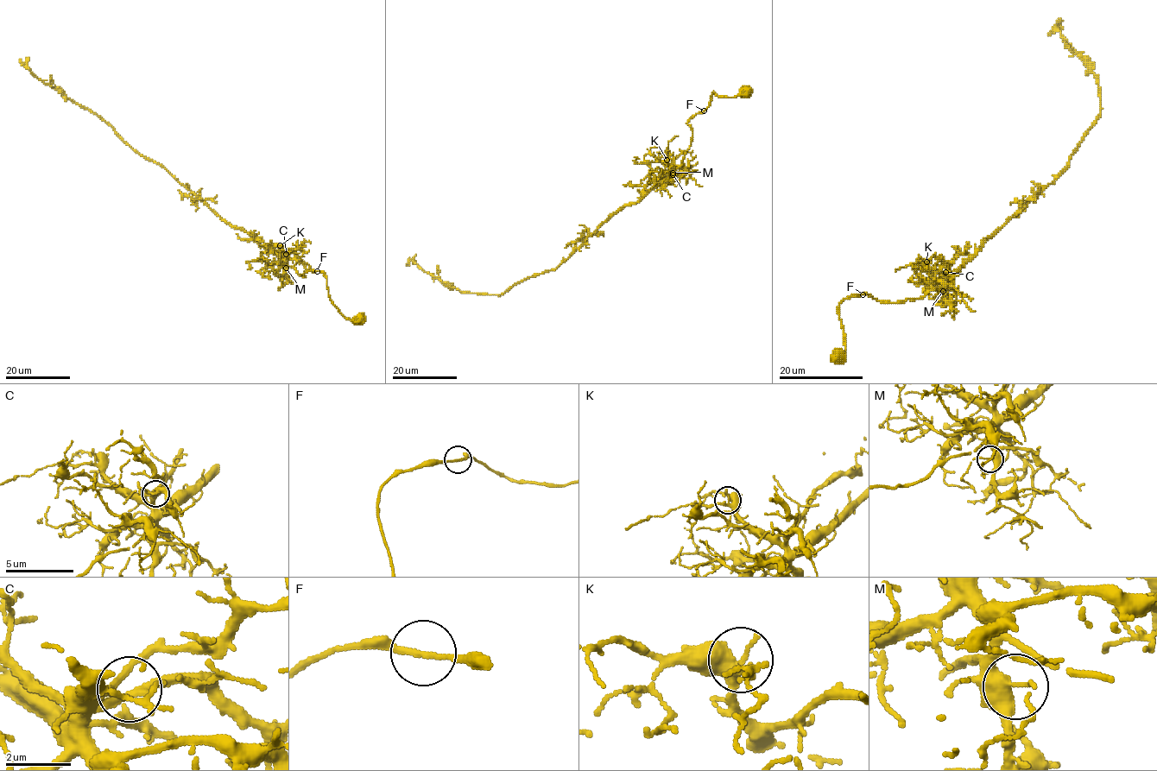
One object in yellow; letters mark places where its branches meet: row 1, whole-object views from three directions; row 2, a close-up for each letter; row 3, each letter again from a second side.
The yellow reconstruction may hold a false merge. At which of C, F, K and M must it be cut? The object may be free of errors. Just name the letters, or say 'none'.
none

